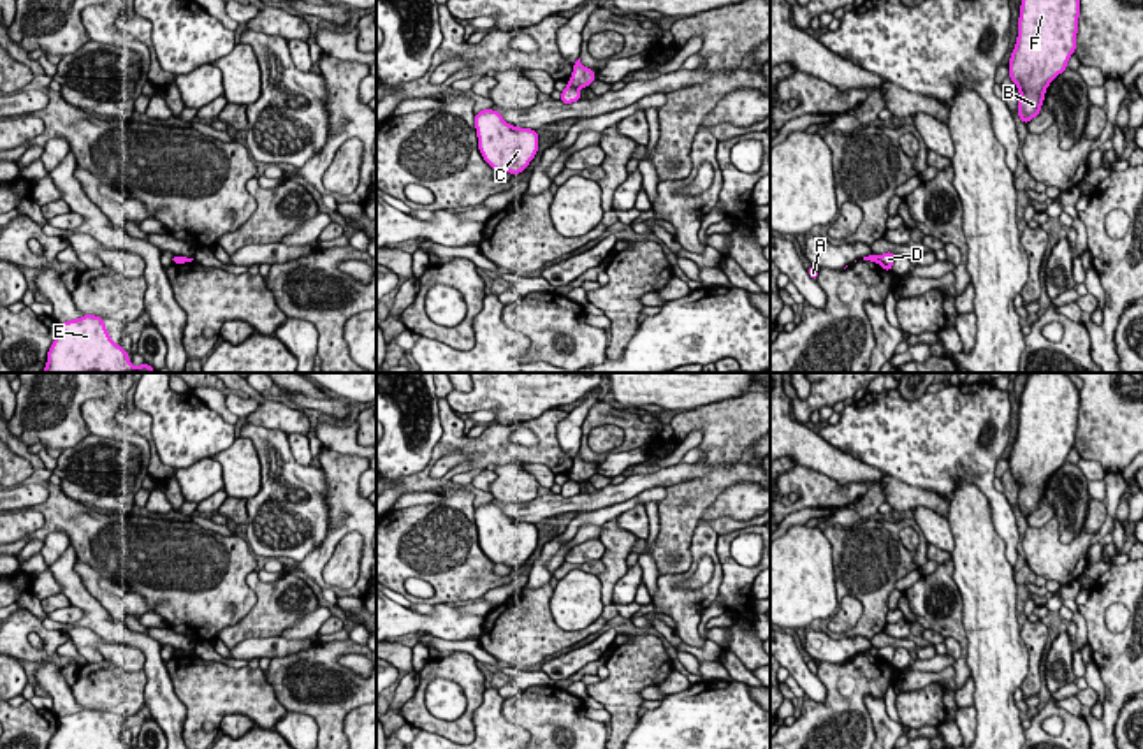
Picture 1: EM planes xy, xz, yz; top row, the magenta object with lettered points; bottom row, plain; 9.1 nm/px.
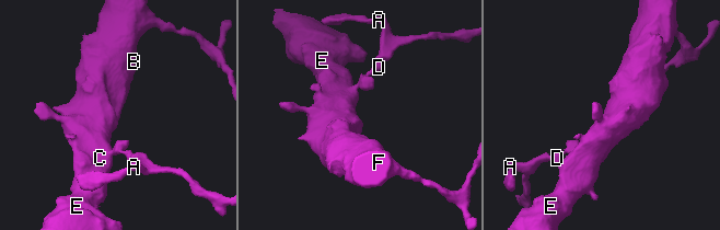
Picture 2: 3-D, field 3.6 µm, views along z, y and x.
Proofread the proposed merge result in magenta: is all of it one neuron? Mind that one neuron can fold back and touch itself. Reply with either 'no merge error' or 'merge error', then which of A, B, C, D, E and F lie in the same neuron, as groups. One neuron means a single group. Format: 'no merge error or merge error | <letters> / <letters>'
merge error | A / B C D E F

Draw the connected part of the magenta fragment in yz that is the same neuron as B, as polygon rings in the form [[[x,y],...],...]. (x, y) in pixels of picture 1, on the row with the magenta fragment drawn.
[[[1022,0],[1009,77],[1018,88],[1018,116],[1025,125],[1041,113],[1046,88],[1067,69],[1076,51],[1078,18],[1080,0]]]

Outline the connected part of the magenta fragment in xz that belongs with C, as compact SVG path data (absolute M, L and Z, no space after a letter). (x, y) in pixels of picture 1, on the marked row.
M484 109L475 114L478 149L494 171L522 172L538 151L538 132L506 123L501 113Z

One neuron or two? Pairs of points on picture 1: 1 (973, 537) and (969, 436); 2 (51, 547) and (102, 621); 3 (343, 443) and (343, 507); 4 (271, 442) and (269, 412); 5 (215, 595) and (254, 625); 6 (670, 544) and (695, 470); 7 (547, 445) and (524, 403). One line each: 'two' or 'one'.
1: two
2: two
3: two
4: two
5: two
6: two
7: two

